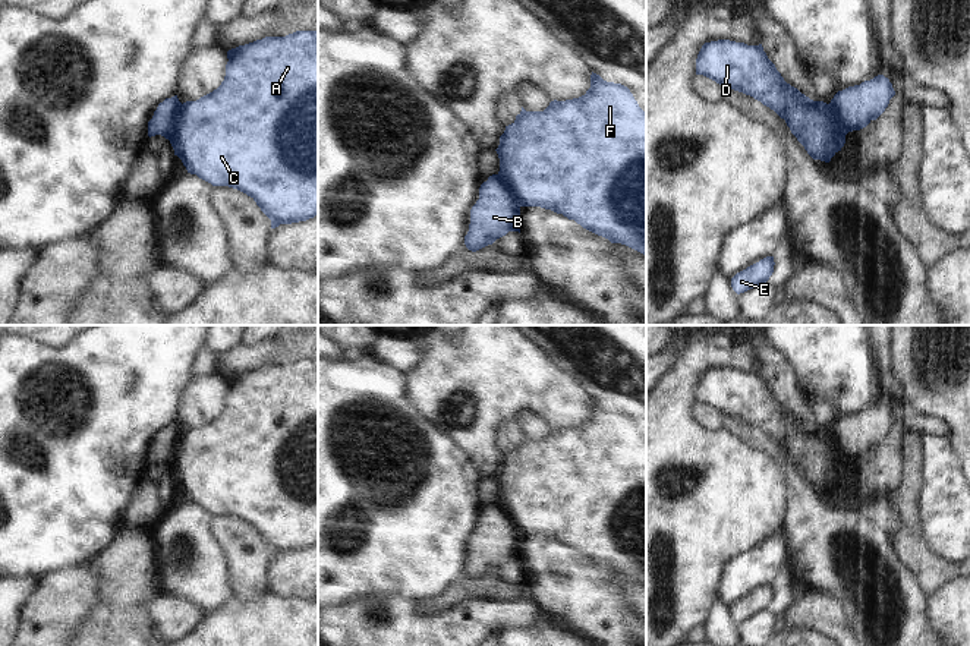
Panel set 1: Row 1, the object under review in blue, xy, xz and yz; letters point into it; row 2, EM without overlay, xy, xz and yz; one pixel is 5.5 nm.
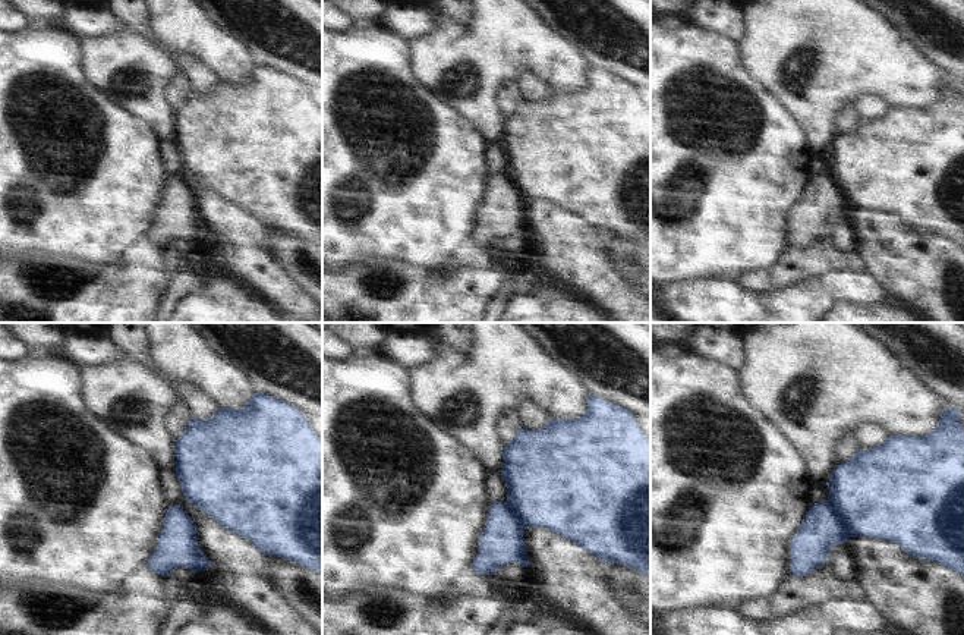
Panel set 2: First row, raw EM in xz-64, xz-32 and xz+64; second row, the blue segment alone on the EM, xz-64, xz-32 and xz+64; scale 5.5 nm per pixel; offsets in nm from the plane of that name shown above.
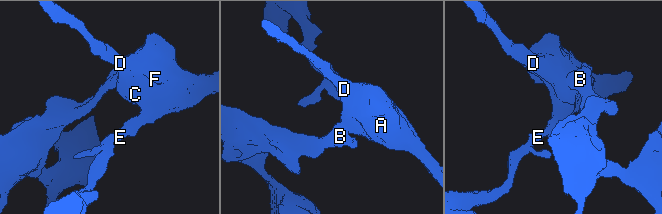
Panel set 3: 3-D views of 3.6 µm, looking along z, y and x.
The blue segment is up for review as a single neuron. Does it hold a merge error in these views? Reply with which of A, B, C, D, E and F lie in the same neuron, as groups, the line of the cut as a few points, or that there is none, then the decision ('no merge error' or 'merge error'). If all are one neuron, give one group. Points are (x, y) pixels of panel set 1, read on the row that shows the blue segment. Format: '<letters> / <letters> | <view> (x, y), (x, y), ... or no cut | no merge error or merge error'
A C D E F / B | xy (180, 103), (167, 138) | merge error

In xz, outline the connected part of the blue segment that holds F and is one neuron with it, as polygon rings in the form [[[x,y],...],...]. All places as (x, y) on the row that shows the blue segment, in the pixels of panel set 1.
[[[590,75],[585,95],[551,101],[544,111],[522,111],[506,126],[495,149],[500,158],[498,176],[516,195],[520,207],[541,207],[574,220],[583,229],[626,245],[646,255],[646,113],[630,89]]]

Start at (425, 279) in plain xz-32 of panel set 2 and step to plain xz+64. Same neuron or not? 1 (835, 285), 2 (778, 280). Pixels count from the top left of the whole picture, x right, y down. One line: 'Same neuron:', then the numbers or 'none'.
Same neuron: 1

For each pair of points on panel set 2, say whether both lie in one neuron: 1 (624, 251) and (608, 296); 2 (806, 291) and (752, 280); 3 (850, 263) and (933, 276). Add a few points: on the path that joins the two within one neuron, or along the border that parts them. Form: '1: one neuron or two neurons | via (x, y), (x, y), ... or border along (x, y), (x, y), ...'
1: two neurons | border along (605, 236), (608, 255), (618, 272), (635, 288)
2: two neurons | border along (821, 273), (787, 286), (755, 291)
3: two neurons | border along (854, 252), (865, 269)

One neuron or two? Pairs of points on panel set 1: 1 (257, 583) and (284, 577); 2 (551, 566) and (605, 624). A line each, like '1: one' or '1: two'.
1: two
2: one

